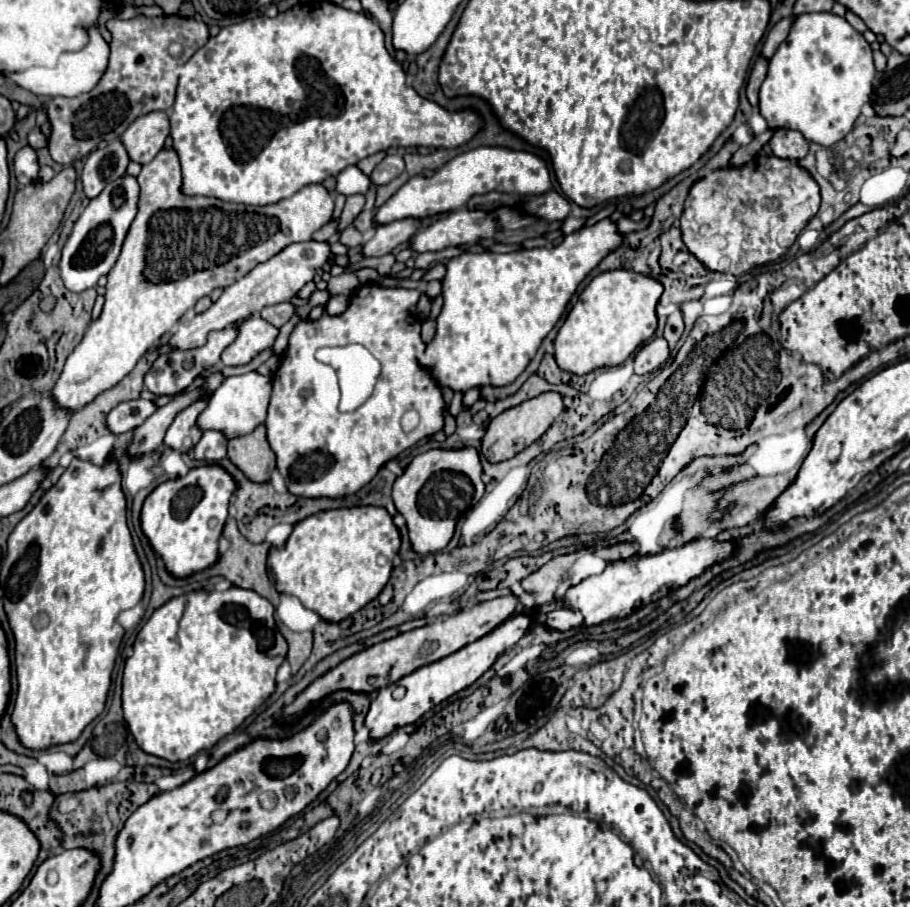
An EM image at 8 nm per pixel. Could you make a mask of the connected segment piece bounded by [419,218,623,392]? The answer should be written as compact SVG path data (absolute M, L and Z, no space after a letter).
M605 218L565 236L565 240L555 248L533 248L509 254L465 252L451 258L443 278L443 310L437 316L437 332L433 342L427 344L425 354L419 358L421 366L433 372L439 386L449 386L461 392L473 386L503 386L513 382L527 368L539 350L541 340L557 324L583 278L621 244L623 234L619 232L617 224L611 218Z

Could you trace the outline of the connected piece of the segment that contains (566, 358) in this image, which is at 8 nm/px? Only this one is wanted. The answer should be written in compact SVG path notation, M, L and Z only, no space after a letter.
M609 270L595 276L581 292L579 302L571 308L567 320L555 338L555 360L563 370L587 374L595 368L617 366L625 362L635 348L653 336L657 330L655 306L663 294L659 280L633 272Z

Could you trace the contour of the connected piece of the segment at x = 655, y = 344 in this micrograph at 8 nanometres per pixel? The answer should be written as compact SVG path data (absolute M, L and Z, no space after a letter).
M651 338L635 354L635 374L651 374L663 366L669 358L669 346L665 338Z

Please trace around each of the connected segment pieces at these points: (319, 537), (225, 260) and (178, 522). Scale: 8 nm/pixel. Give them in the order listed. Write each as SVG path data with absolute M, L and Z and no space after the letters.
M381 506L323 510L293 526L285 546L269 550L267 570L277 592L295 594L301 604L329 622L339 622L371 602L387 584L401 536Z
M173 148L161 150L149 164L143 164L137 176L141 194L137 204L137 216L123 242L117 264L107 274L105 306L97 320L91 322L87 334L79 346L71 352L65 368L51 390L51 398L57 408L77 412L91 404L101 392L119 384L137 364L137 360L165 334L169 334L179 318L195 306L195 302L217 288L227 288L237 274L247 274L255 264L275 256L291 242L305 242L331 220L333 196L321 186L311 184L293 194L291 198L279 200L269 206L245 206L235 202L223 202L209 196L187 196L183 192L181 162Z
M203 464L191 468L187 476L159 484L145 500L141 510L141 528L155 552L163 558L169 574L175 578L191 576L205 570L217 558L217 540L227 520L231 496L237 482L219 464Z

